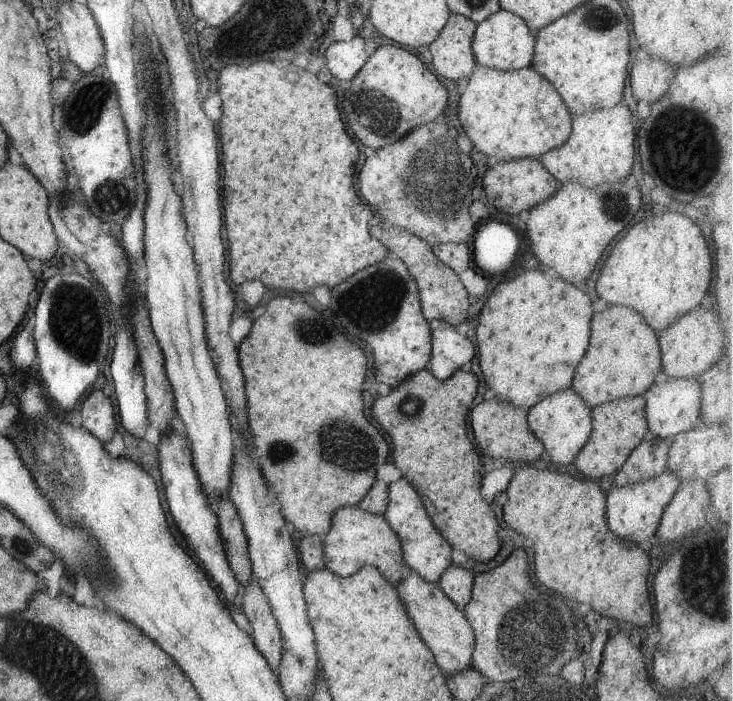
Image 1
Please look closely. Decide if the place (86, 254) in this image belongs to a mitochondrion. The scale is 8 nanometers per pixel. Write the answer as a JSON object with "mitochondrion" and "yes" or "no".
{"mitochondrion":"no"}

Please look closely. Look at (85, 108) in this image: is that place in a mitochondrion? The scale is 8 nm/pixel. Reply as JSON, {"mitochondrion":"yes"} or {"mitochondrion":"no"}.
{"mitochondrion":"yes"}

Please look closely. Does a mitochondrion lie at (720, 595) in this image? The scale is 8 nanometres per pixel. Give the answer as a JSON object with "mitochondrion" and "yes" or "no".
{"mitochondrion":"yes"}

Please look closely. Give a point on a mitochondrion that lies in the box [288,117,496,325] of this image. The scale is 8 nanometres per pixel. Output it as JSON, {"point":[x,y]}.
{"point":[439,195]}

